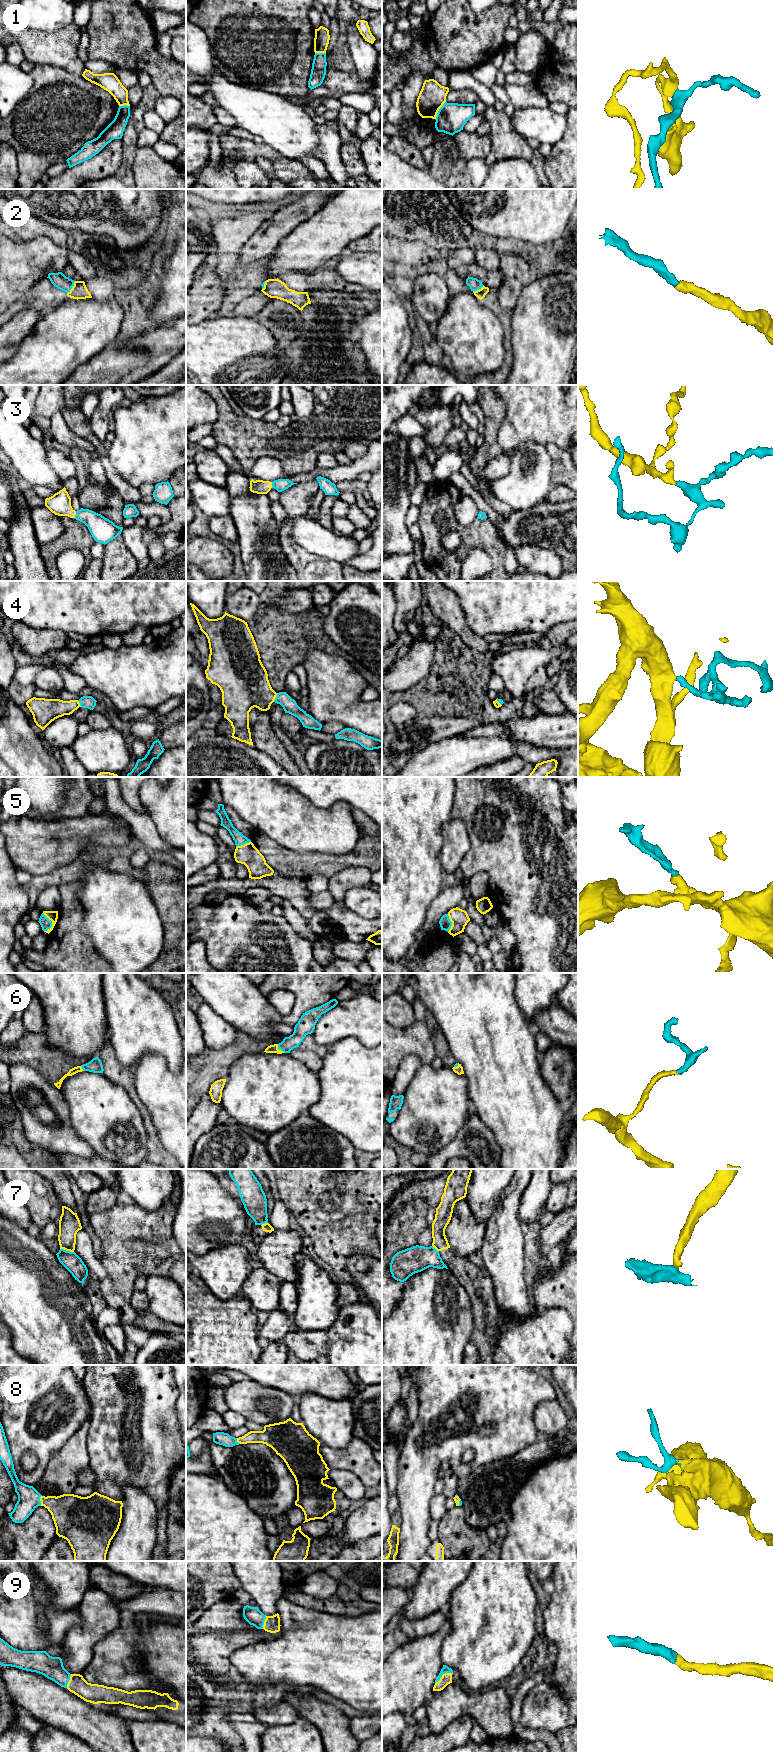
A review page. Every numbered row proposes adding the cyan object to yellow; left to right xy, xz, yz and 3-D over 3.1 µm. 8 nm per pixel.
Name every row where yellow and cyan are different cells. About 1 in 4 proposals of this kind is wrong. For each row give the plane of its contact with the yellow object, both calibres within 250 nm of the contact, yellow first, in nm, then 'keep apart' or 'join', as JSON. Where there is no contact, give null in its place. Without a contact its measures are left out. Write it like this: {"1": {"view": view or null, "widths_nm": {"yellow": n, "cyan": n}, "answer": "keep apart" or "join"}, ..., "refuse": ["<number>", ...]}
{"1": {"view": "yz", "widths_nm": {"yellow": 220, "cyan": 240}, "answer": "keep apart"}, "2": {"view": "xy", "widths_nm": {"yellow": 130, "cyan": 120}, "answer": "join"}, "3": {"view": "xy", "widths_nm": {"yellow": 180, "cyan": 190}, "answer": "join"}, "4": {"view": "xz", "widths_nm": {"yellow": 360, "cyan": 120}, "answer": "join"}, "5": {"view": "xy", "widths_nm": {"yellow": 80, "cyan": 90}, "answer": "join"}, "6": {"view": "xz", "widths_nm": {"yellow": 60, "cyan": 120}, "answer": "join"}, "7": {"view": "xy", "widths_nm": {"yellow": 180, "cyan": 150}, "answer": "keep apart"}, "8": {"view": "xy", "widths_nm": {"yellow": 280, "cyan": 180}, "answer": "join"}, "9": {"view": "yz", "widths_nm": {"yellow": 90, "cyan": 60}, "answer": "join"}, "refuse": ["1", "7"]}

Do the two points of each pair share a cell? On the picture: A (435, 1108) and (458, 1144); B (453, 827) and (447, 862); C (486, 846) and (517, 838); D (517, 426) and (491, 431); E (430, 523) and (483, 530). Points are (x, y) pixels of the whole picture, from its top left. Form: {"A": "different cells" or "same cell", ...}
{"A": "different cells", "B": "same cell", "C": "same cell", "D": "different cells", "E": "same cell"}

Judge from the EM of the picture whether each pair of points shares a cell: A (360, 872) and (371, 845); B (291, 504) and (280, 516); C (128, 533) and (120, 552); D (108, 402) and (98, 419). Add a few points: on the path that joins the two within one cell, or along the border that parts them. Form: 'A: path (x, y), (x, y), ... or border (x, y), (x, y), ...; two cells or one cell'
A: border (371, 871), (364, 867), (346, 867), (339, 872); two cells
B: border (278, 501), (288, 515); two cells
C: border (120, 534), (124, 546), (137, 562); two cells
D: path (106, 406), (102, 415); one cell

